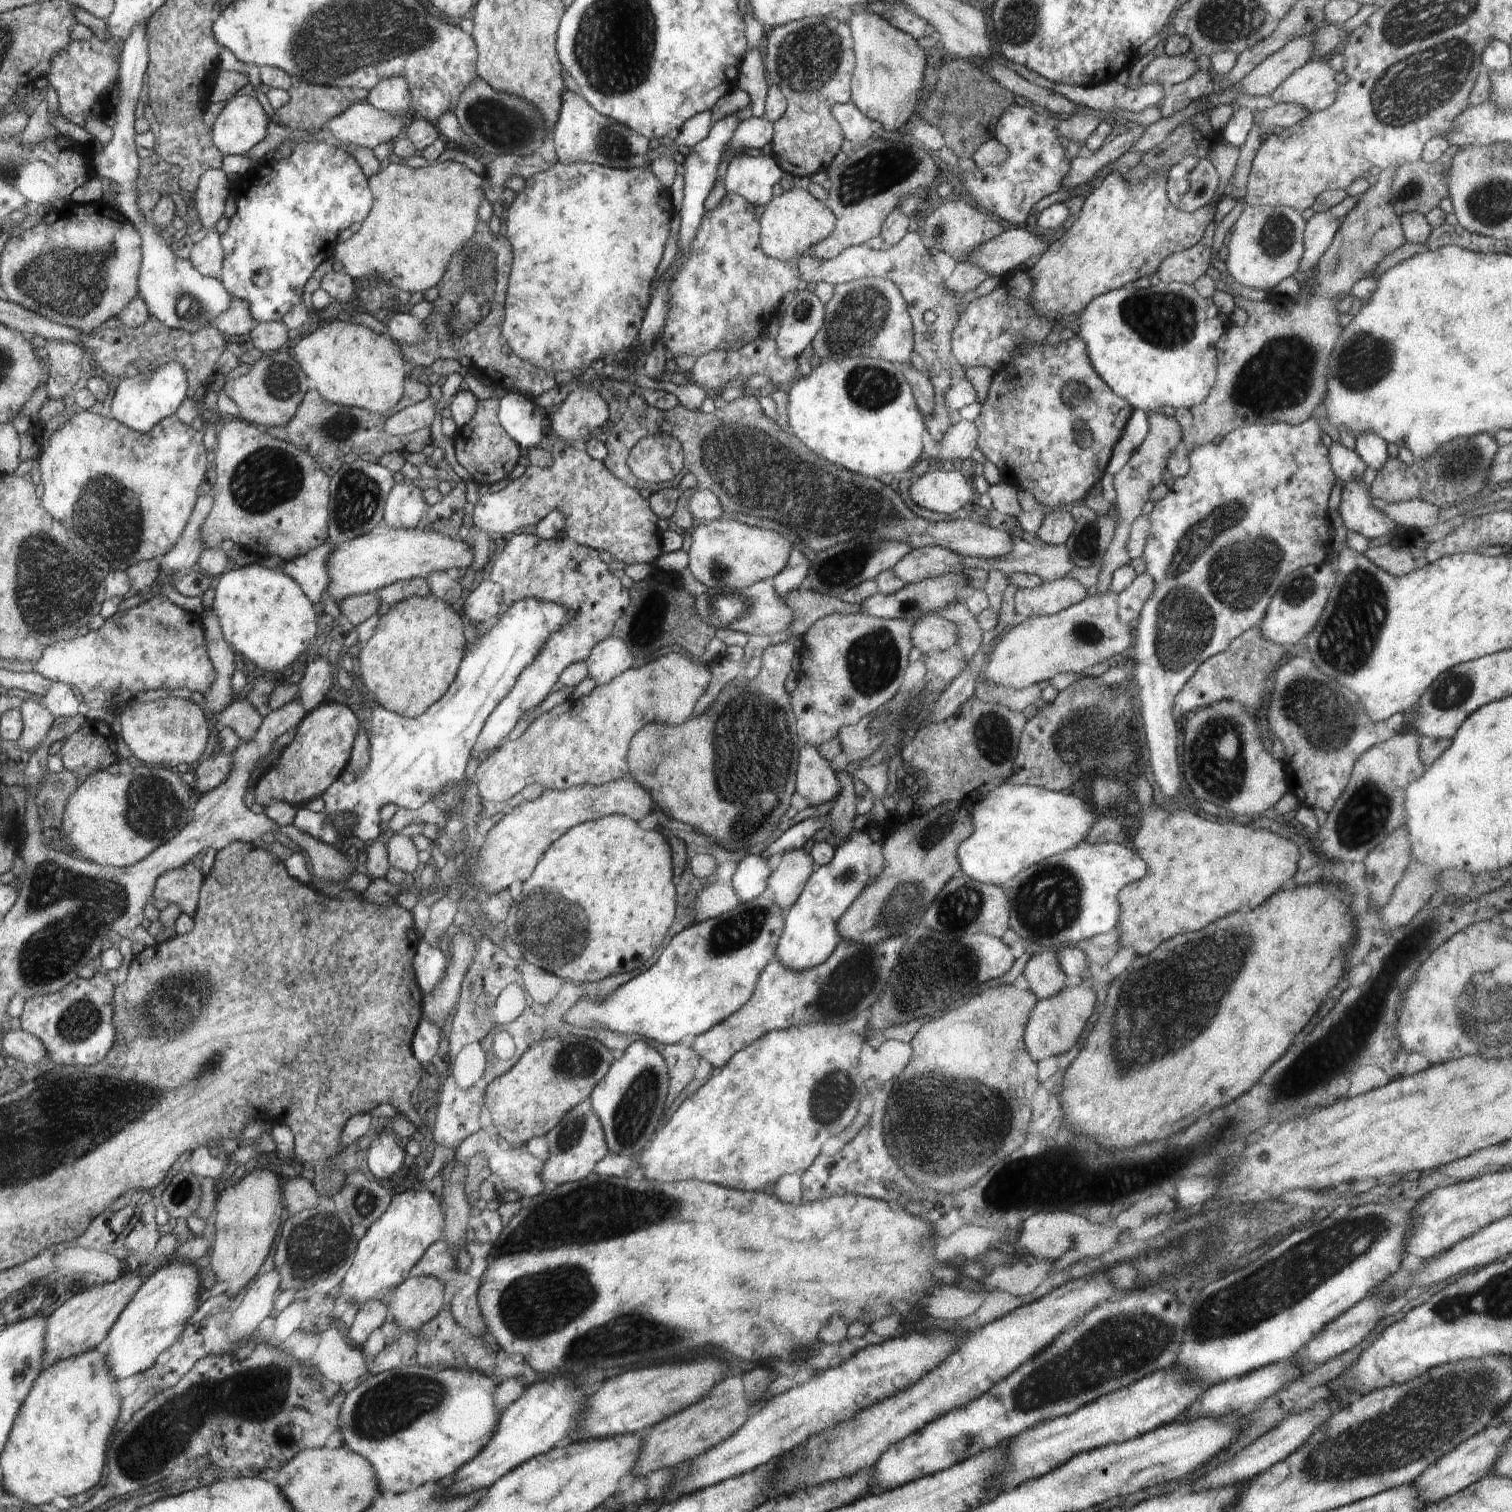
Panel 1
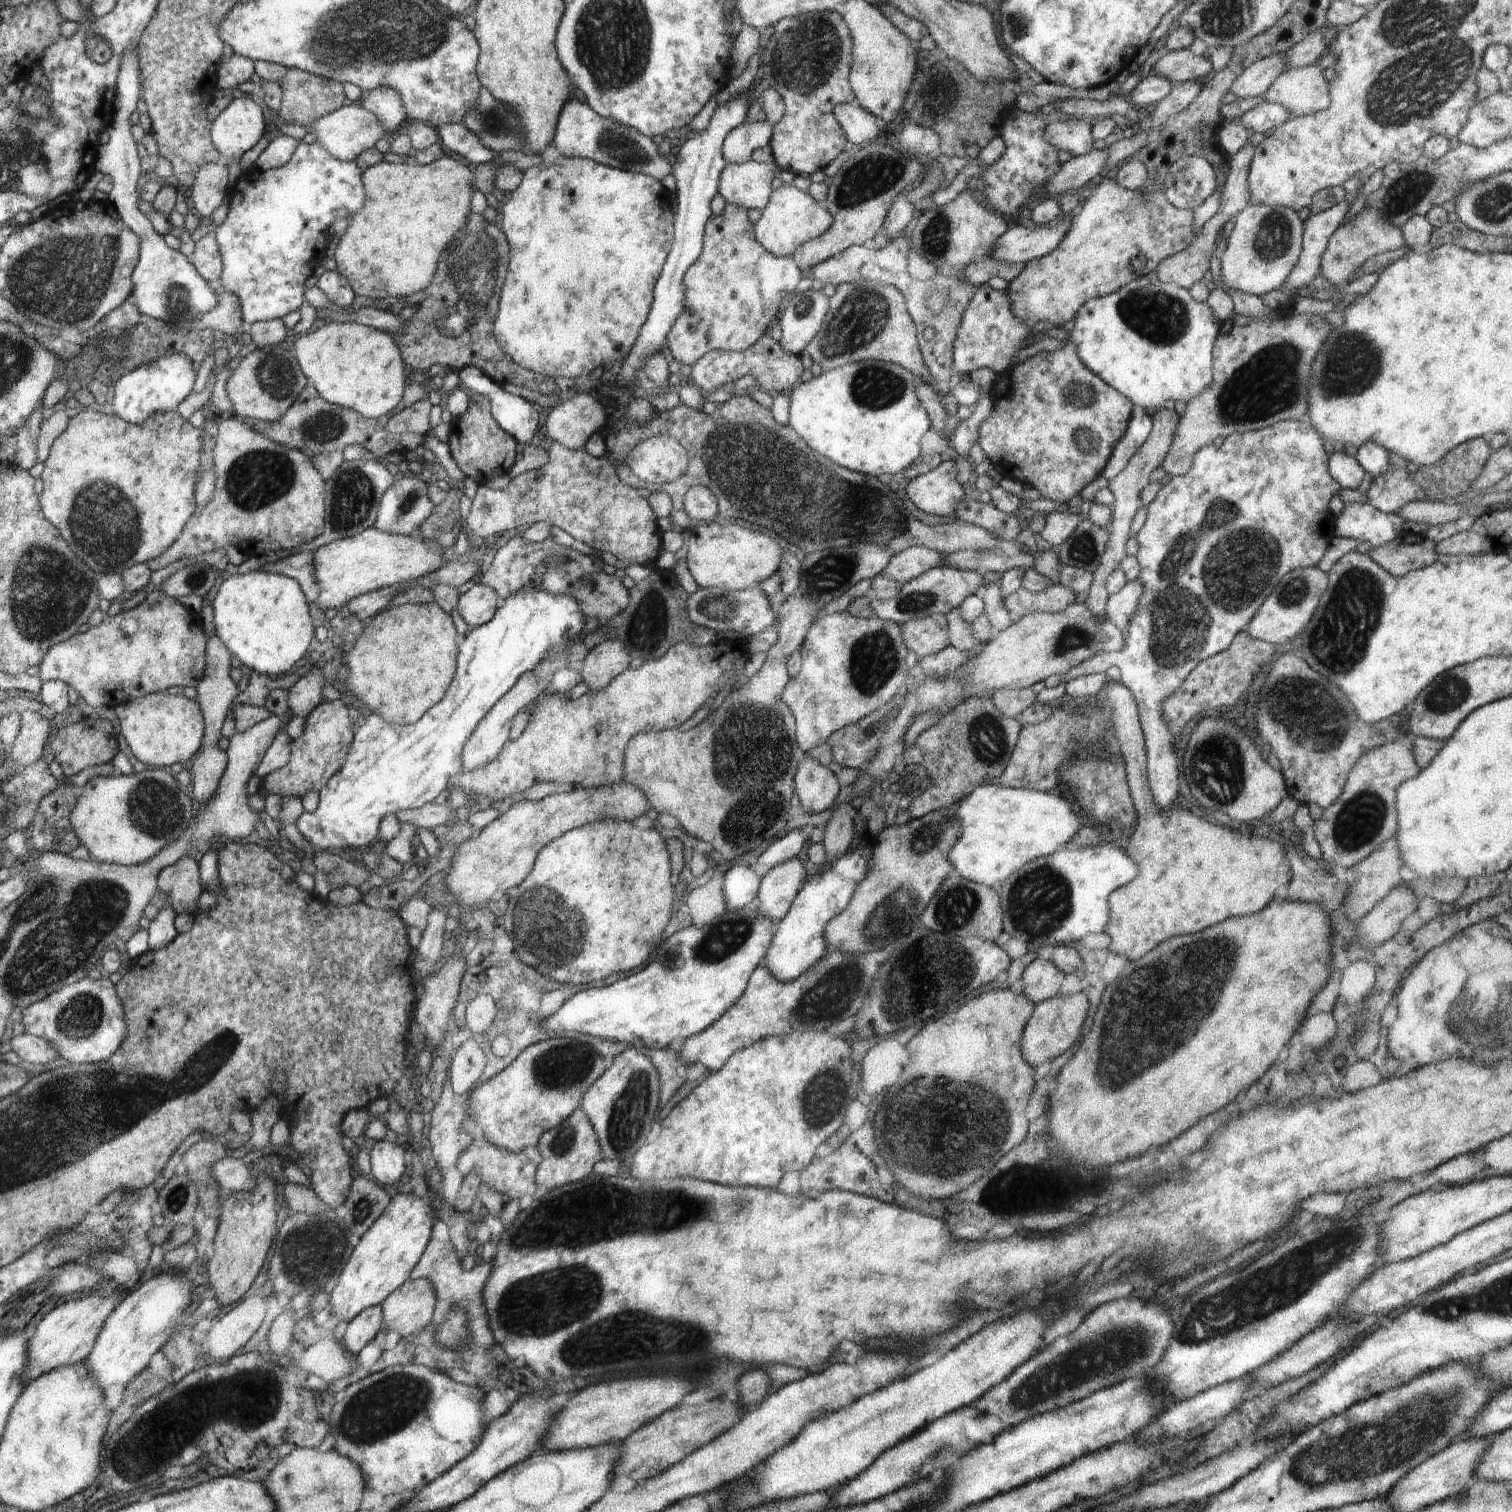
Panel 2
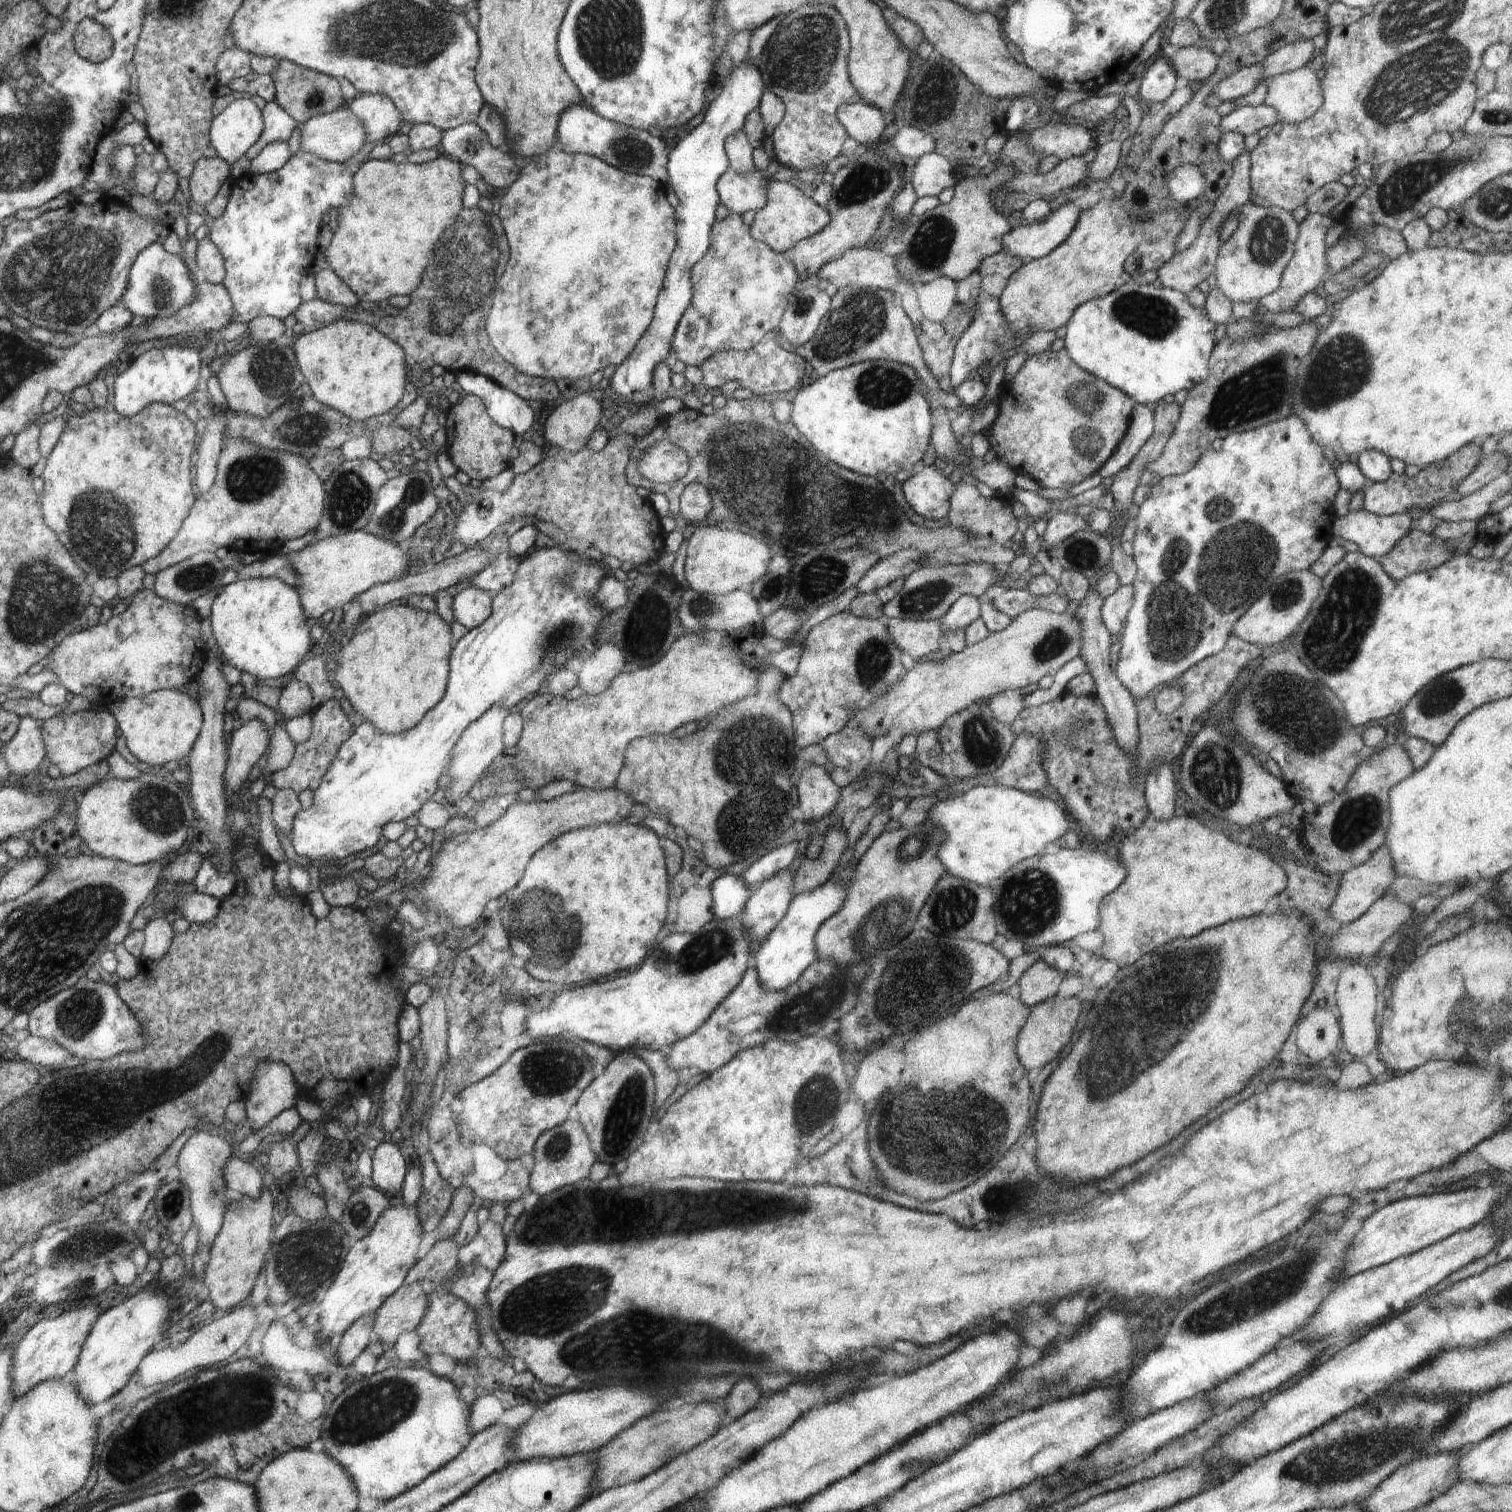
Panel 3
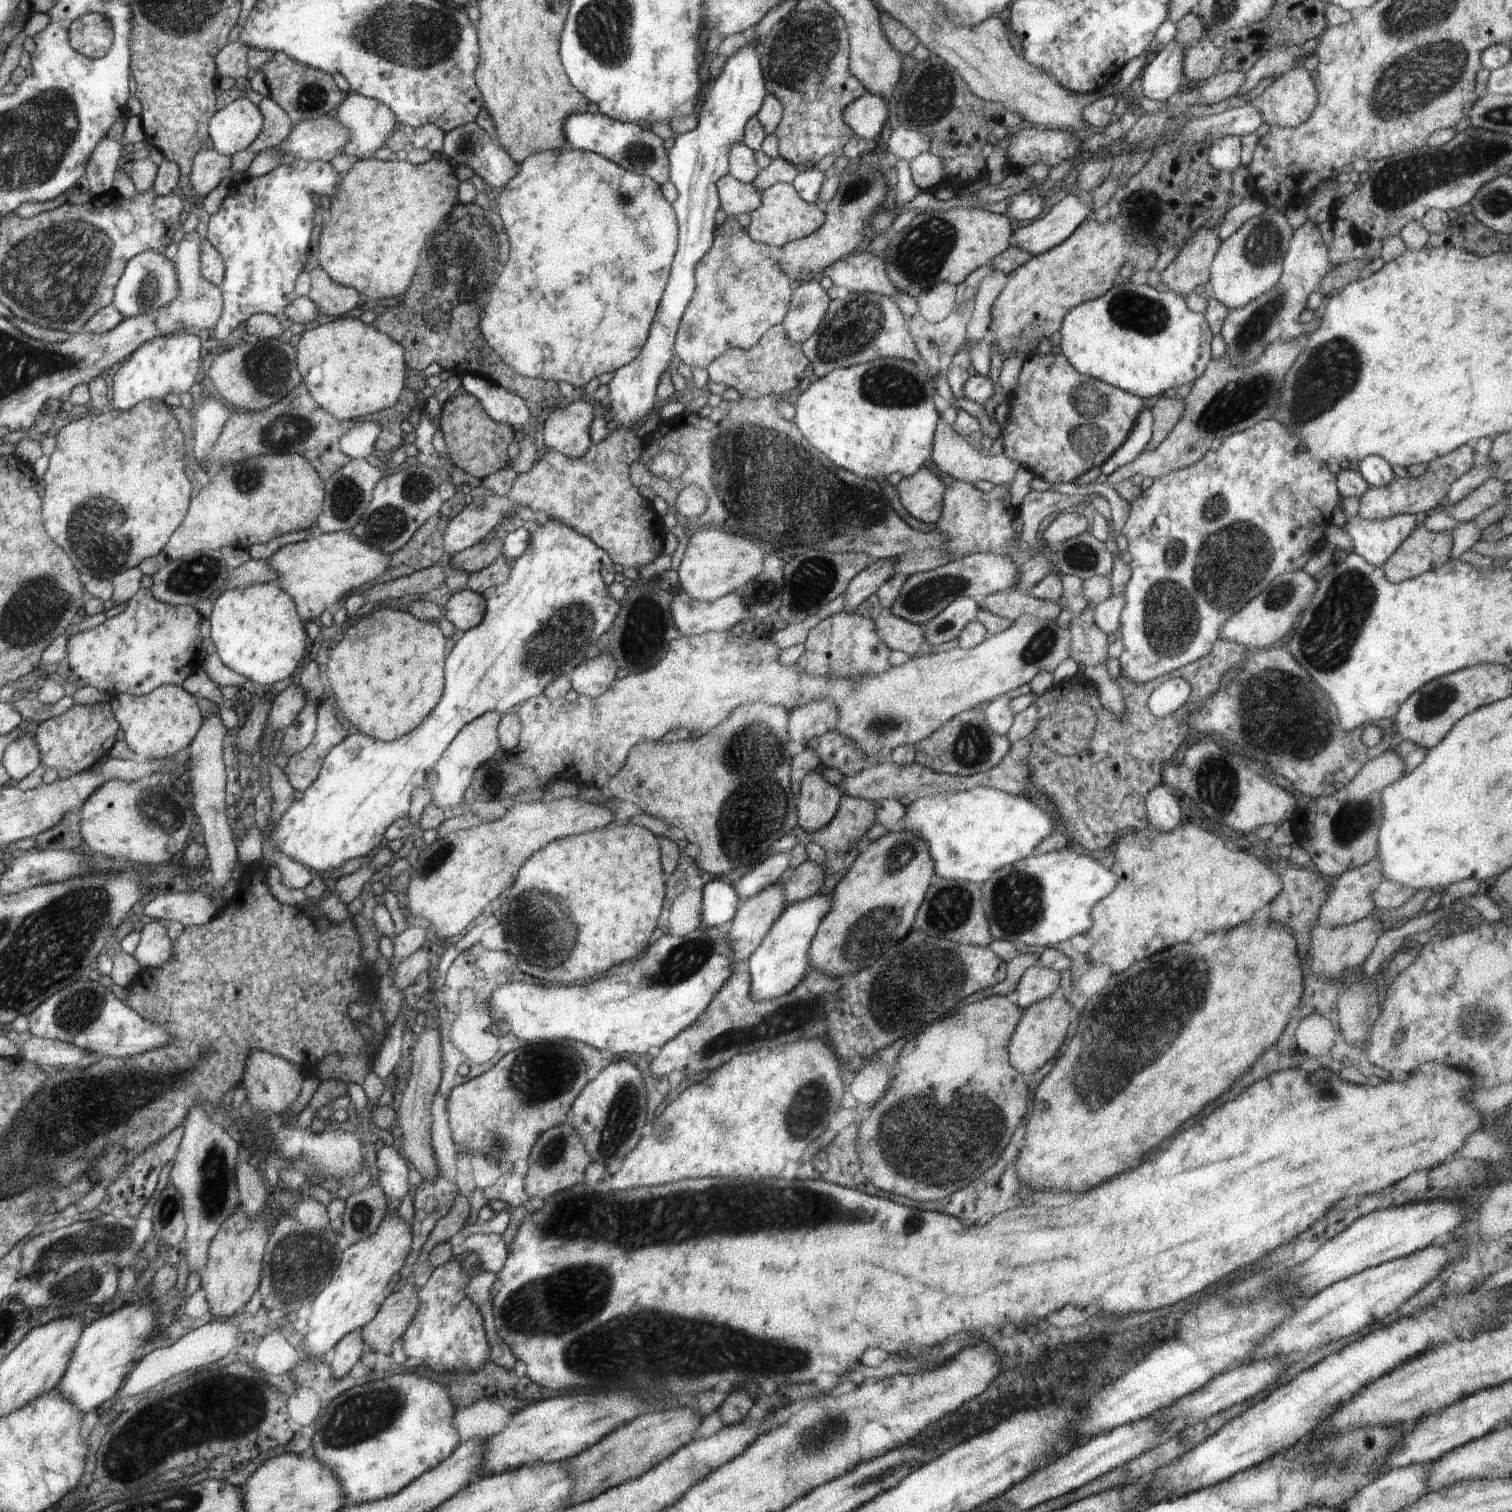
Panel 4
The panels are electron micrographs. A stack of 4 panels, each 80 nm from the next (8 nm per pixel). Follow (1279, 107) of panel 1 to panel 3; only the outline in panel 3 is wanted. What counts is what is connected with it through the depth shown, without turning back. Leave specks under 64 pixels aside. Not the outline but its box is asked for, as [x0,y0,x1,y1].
[1218,106,1279,137]

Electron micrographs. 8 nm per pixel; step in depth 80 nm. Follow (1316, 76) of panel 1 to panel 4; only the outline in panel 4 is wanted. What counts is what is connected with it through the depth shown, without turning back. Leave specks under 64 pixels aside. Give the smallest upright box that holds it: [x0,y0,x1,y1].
[1247,63,1318,130]

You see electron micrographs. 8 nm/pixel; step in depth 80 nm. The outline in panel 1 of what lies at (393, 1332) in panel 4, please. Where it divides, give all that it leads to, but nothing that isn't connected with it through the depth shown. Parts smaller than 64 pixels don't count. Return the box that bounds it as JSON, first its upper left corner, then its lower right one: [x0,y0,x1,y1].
[388,1276,446,1329]

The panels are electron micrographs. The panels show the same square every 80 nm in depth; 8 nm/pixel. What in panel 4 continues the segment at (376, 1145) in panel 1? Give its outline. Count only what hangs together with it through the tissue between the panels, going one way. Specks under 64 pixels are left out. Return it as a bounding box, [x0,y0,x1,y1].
[373,1146,408,1200]

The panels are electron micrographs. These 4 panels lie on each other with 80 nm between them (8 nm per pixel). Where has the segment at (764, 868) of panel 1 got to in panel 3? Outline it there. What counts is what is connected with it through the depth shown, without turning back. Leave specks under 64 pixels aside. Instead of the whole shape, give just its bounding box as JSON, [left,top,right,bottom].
[710,874,750,920]

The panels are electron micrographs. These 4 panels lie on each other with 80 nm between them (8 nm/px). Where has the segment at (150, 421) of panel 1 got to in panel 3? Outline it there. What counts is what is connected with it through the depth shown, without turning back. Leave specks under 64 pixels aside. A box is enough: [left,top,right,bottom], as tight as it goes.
[114,344,200,416]

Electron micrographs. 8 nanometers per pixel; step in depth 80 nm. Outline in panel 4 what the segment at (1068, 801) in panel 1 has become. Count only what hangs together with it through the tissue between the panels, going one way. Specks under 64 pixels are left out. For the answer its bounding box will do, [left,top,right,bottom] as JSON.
[904,786,1059,886]

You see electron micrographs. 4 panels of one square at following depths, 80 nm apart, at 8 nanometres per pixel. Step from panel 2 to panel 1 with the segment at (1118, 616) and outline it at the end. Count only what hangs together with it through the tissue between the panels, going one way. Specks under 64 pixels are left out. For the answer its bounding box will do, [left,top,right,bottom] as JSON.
[1118,571,1155,625]

